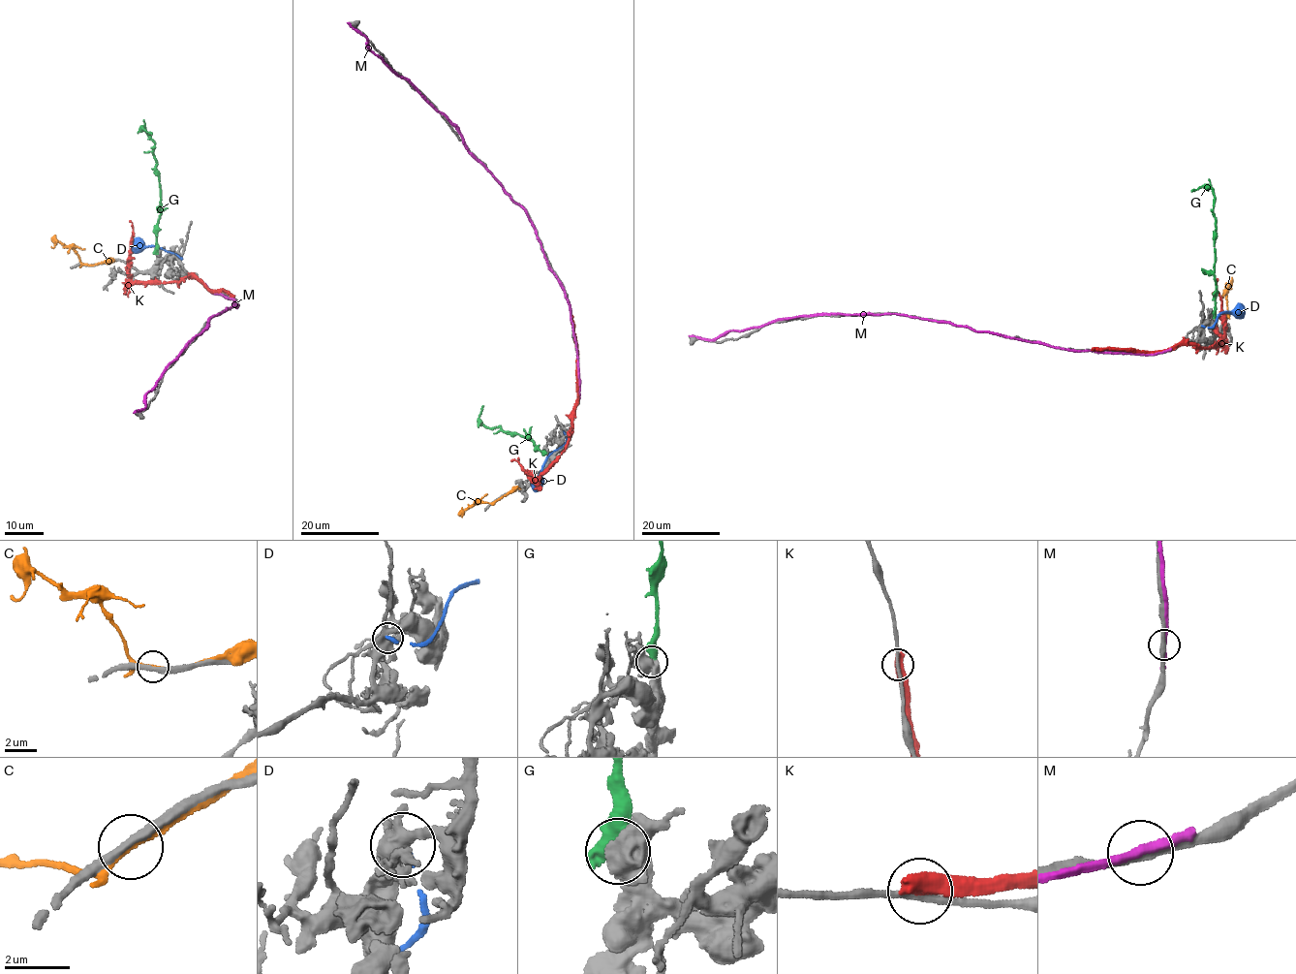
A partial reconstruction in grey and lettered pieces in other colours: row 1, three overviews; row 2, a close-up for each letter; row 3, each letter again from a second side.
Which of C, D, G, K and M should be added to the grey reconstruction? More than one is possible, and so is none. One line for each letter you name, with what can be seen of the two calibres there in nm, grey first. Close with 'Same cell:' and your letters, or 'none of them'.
Same cell: none of them

